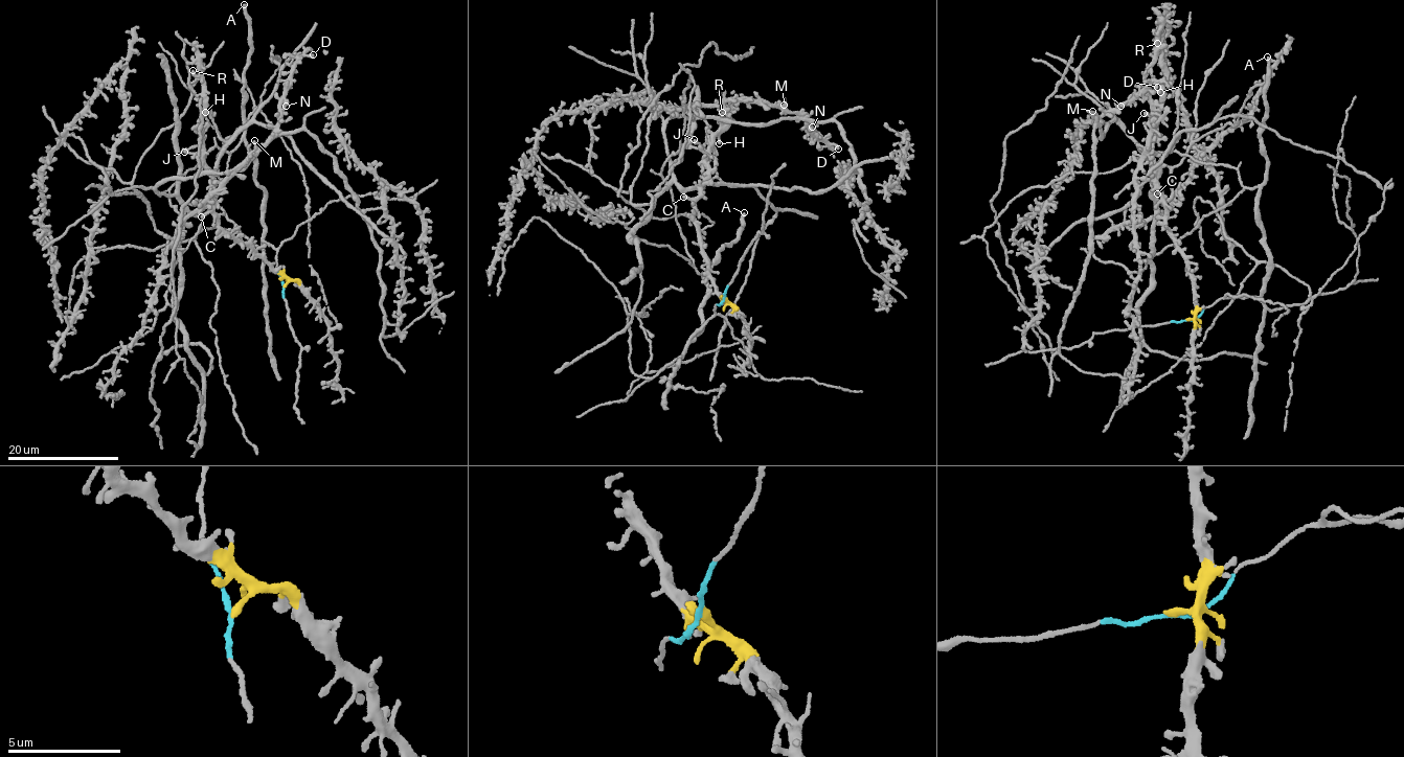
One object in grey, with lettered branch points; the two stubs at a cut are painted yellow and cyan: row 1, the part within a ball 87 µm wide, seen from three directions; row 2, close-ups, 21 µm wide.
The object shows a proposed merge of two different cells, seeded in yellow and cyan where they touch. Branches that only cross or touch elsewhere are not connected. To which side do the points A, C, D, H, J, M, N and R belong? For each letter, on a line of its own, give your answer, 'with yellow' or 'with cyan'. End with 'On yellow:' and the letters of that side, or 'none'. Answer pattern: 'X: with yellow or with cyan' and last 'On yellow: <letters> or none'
A: with cyan
C: with yellow
D: with cyan
H: with yellow
J: with yellow
M: with cyan
N: with cyan
R: with yellow
On yellow: C, H, J, R

